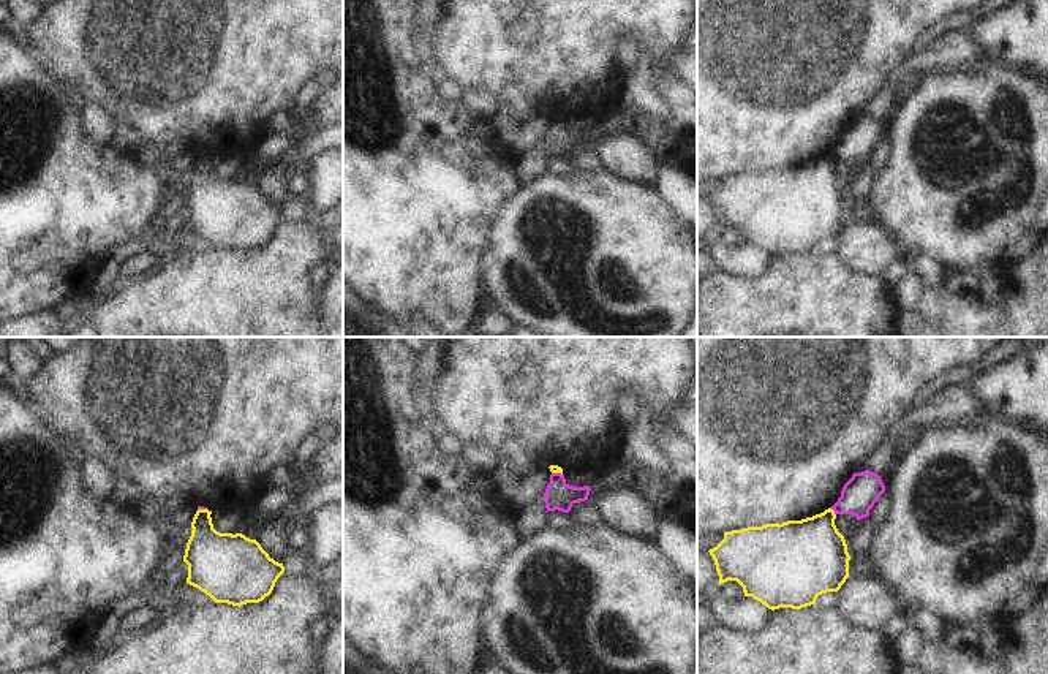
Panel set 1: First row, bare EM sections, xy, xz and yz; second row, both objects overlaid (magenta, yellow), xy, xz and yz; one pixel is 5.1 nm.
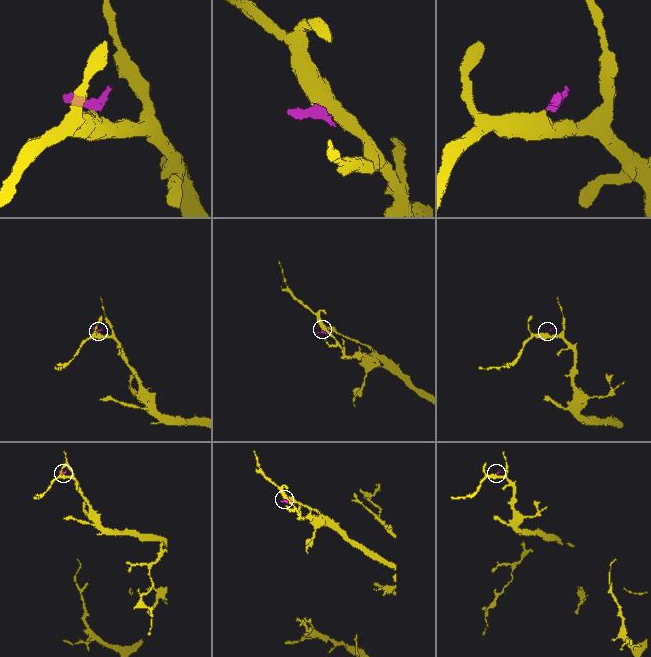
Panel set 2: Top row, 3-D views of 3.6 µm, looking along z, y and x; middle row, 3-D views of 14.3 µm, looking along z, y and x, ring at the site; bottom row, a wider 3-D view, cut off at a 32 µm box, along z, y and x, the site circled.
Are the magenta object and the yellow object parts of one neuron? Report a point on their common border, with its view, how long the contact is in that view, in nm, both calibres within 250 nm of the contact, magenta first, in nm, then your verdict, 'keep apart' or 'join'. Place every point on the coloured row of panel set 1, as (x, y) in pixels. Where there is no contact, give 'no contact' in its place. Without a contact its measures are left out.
contact yz (833, 510); length 50 nm; calibres 180 and 360 nm; keep apart

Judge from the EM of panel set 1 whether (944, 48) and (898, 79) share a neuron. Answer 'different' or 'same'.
same

